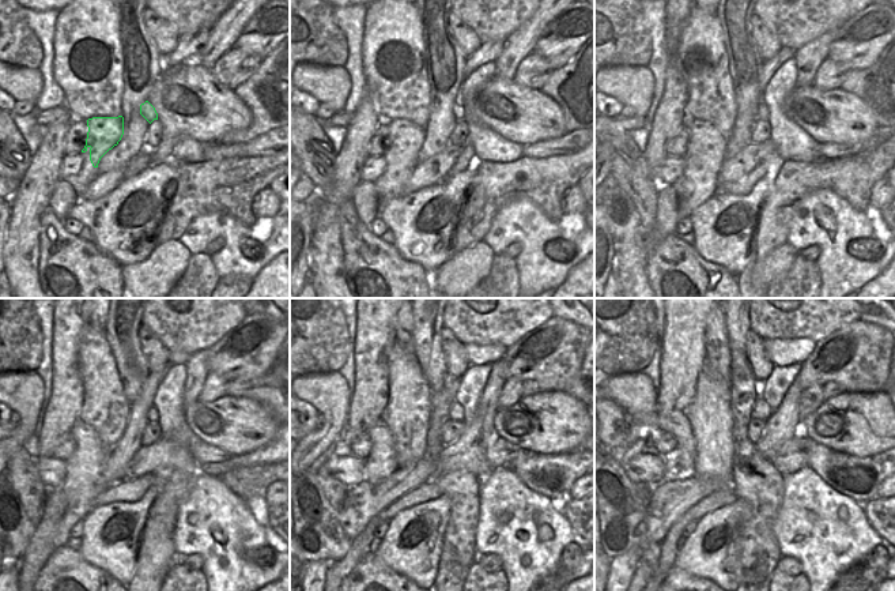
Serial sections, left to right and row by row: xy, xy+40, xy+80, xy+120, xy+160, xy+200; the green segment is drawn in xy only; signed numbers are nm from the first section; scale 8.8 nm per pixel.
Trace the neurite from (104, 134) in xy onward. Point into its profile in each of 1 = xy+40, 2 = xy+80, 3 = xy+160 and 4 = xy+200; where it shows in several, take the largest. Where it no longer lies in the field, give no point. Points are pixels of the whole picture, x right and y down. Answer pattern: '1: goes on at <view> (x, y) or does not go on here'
1: goes on at xy+40 (404, 135)
2: goes on at xy+80 (713, 143)
3: goes on at xy+160 (380, 435)
4: goes on at xy+200 (675, 422)

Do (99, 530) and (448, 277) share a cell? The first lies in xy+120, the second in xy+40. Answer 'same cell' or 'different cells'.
different cells

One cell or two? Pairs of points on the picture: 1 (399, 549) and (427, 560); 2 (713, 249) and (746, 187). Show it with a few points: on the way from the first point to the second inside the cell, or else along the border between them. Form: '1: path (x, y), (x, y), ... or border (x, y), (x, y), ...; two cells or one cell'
1: path (406, 549), (411, 549), (420, 558); one cell
2: border (766, 172), (746, 194), (714, 195); two cells

